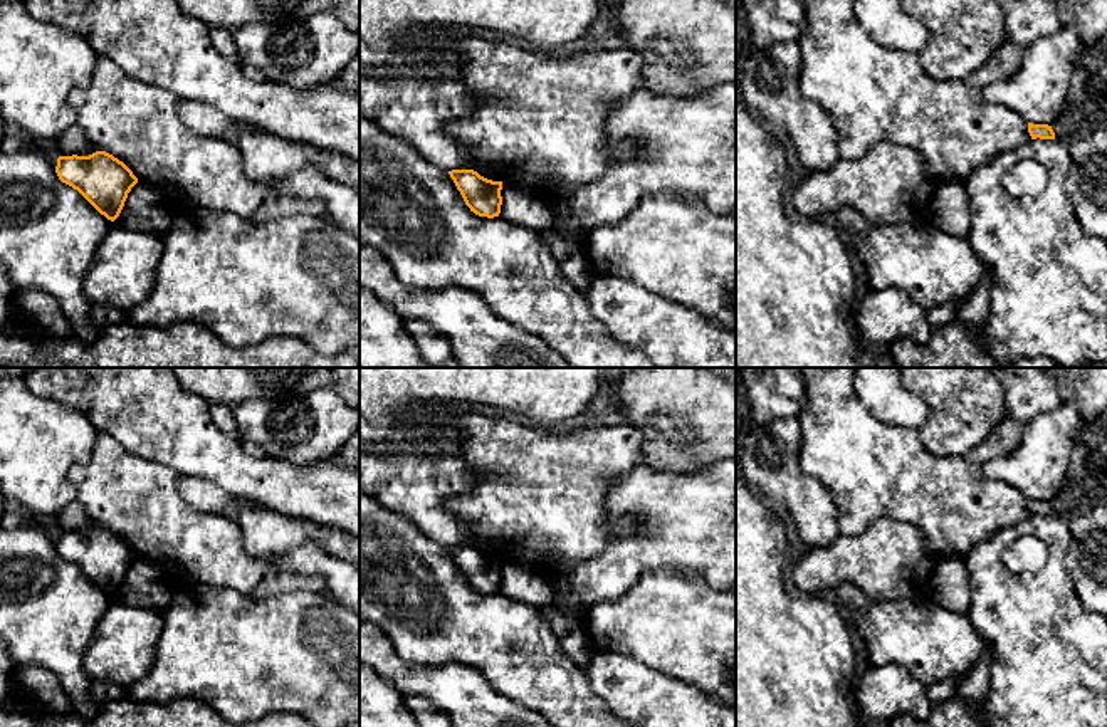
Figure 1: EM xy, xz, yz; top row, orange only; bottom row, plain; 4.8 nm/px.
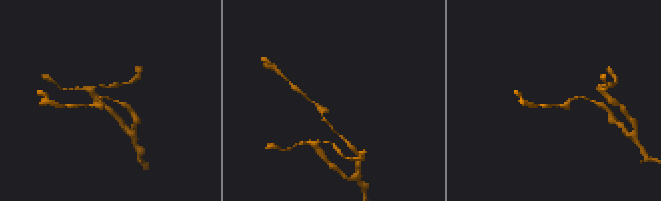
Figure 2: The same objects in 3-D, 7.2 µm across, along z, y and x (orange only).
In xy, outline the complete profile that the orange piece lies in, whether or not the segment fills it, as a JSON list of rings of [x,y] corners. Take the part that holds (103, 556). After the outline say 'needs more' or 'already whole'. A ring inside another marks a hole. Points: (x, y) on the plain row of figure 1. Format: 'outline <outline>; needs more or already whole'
outline [[[106,527],[59,532],[55,549],[111,598],[119,593],[128,569],[138,559],[133,547]]]; already whole

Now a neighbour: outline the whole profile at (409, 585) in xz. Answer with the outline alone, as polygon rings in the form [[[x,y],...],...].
[[[359,490],[359,618],[381,626],[407,663],[470,667],[480,672],[497,693],[541,714],[553,727],[635,727],[615,717],[591,690],[583,668],[561,650],[558,635],[536,606],[509,599],[501,593],[475,591],[447,546],[428,539],[412,520],[383,507],[363,490]]]

